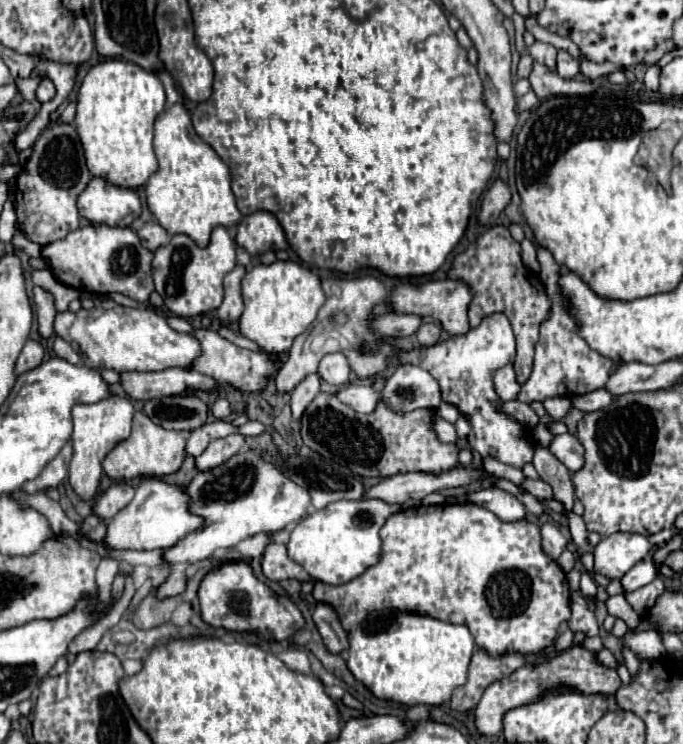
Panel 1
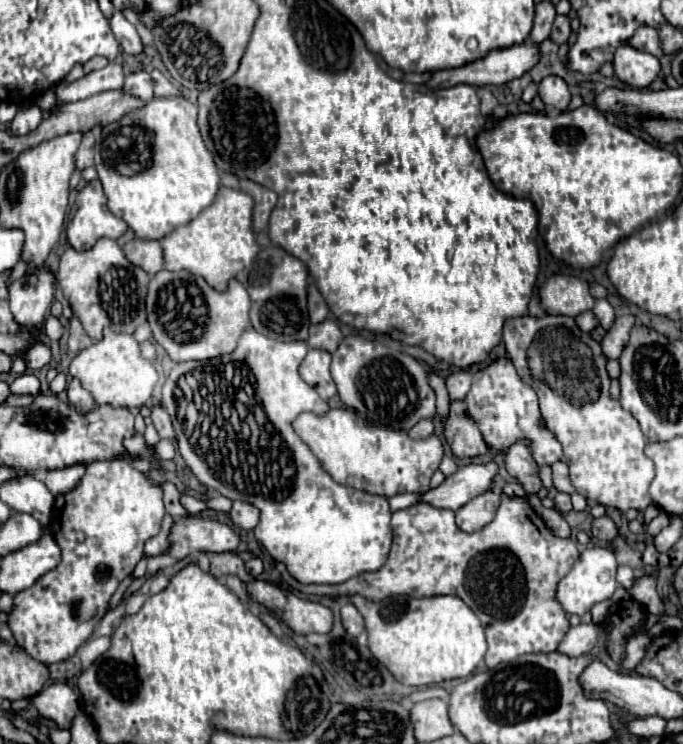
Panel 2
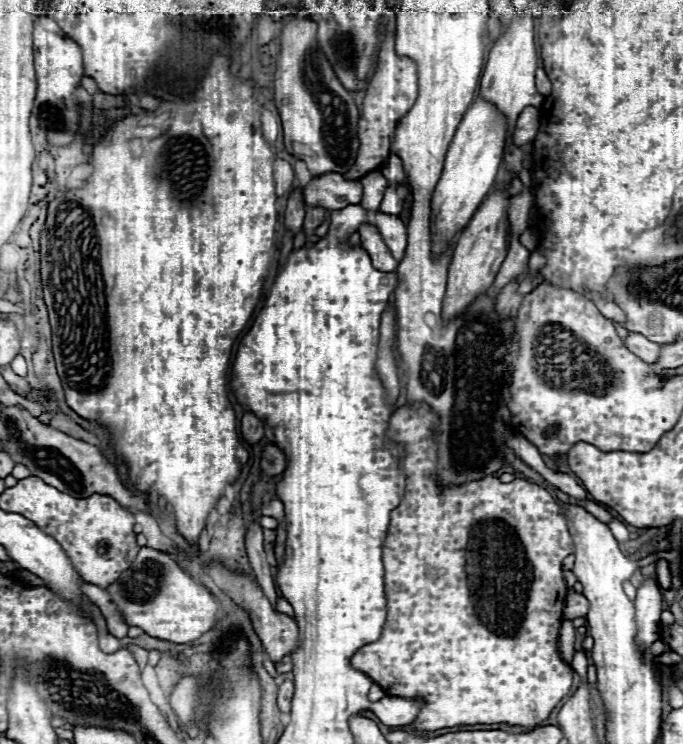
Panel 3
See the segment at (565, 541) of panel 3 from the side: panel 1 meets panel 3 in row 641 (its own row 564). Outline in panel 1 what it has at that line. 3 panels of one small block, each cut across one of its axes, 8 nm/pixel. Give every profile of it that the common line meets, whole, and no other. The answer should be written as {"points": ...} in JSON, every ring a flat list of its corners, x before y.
{"points":[[440,504,416,506,392,514,380,530,382,560,348,584,330,586,314,582,312,596,330,604,344,626,352,632,374,610,402,610,438,618,448,624,464,624,486,654,538,654,552,646,558,628,570,618,570,590,562,568,544,554,540,546,540,526,528,520,502,522,490,510,476,504]]}

